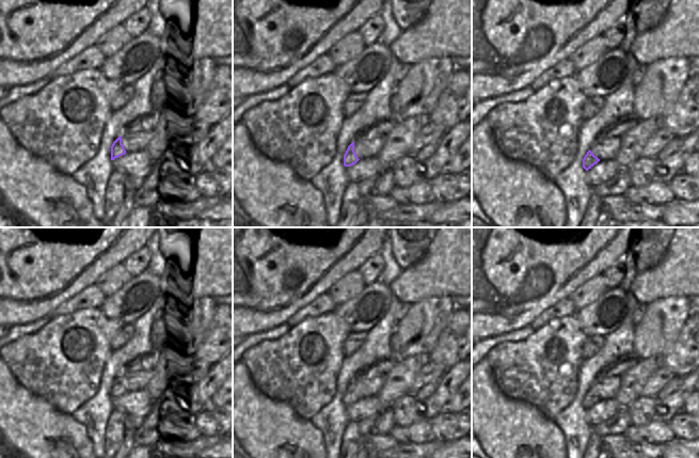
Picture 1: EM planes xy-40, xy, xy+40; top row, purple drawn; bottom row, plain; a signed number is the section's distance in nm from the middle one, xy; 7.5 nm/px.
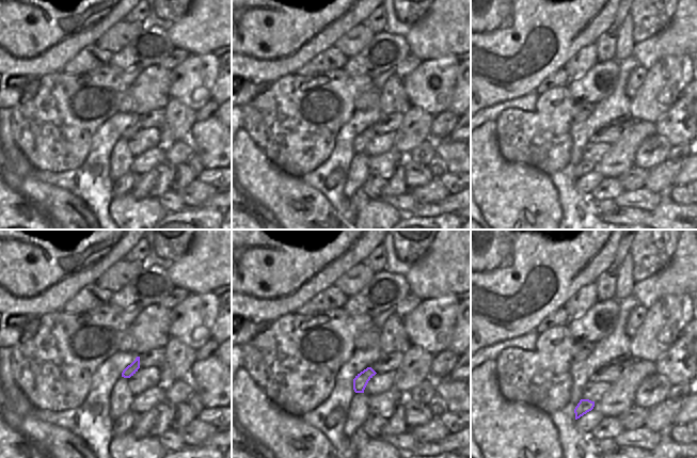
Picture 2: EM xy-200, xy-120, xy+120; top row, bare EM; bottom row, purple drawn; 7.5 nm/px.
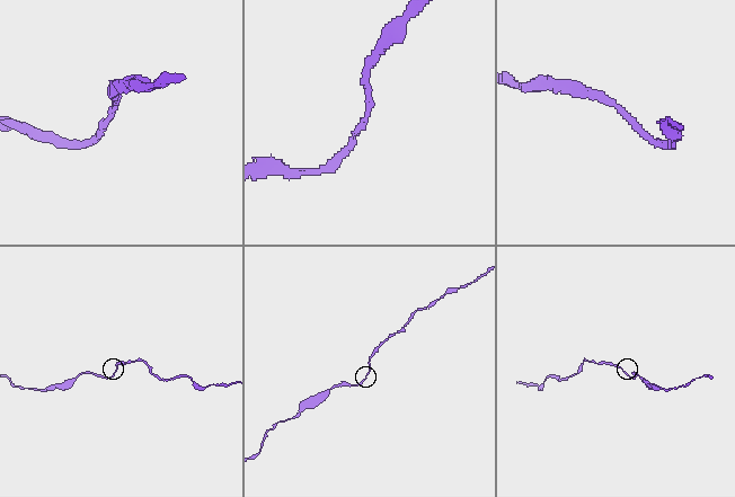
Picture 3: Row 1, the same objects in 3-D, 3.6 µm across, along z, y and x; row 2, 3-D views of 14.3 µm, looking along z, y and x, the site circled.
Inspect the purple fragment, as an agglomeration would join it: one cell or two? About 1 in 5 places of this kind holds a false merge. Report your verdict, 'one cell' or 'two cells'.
one cell

